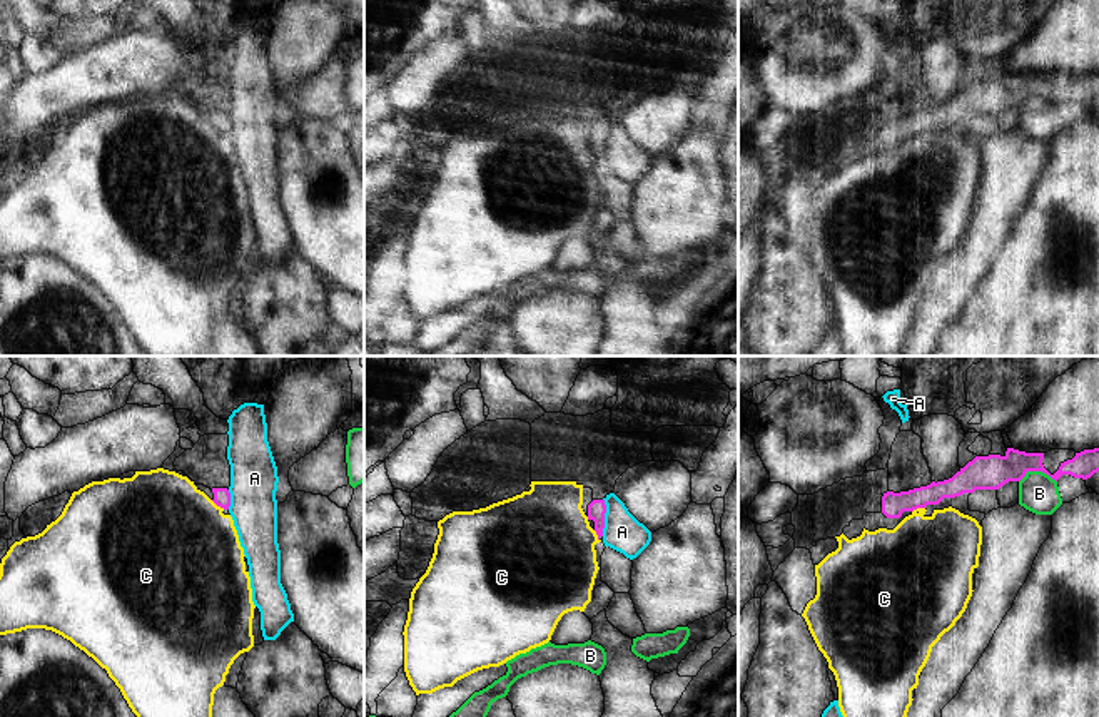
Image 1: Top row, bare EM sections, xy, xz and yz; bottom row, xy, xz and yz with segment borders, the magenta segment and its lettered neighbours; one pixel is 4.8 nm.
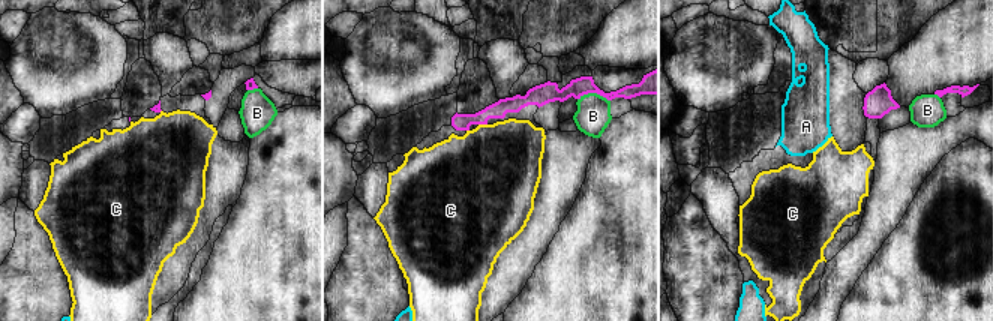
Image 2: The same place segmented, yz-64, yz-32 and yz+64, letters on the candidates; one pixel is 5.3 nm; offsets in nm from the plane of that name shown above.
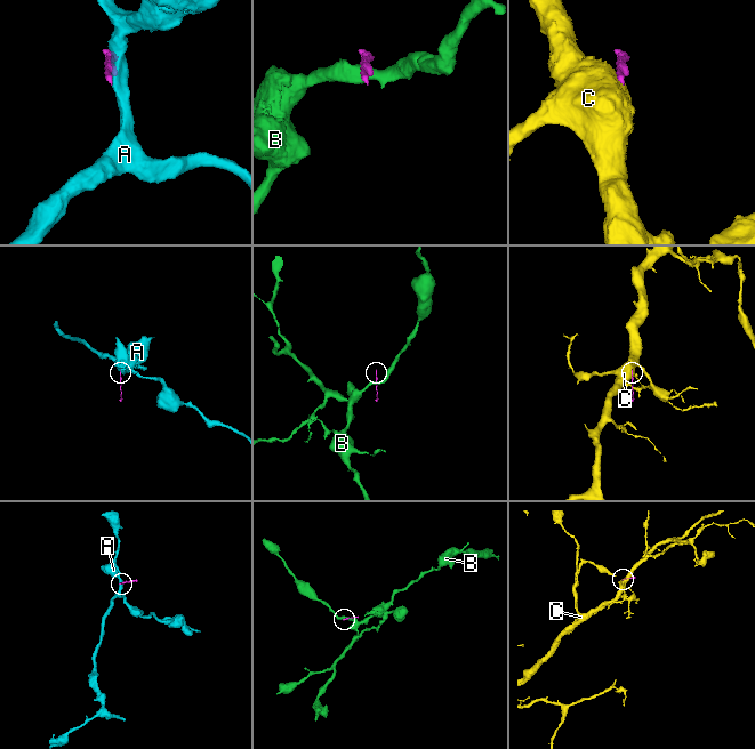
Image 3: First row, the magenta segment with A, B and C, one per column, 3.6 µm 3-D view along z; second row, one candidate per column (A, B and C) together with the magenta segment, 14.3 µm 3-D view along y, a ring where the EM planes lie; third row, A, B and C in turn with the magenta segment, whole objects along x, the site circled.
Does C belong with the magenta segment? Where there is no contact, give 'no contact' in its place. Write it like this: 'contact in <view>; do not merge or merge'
contact in xy; do not merge

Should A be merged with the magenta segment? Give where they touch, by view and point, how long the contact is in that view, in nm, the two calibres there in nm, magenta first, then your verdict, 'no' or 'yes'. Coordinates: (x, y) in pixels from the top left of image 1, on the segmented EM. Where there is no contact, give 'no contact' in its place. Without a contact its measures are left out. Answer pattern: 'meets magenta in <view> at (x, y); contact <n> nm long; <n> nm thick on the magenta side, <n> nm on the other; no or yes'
meets magenta in xz at (603, 517); contact 180 nm long; 90 nm thick on the magenta side, 180 nm on the other; no

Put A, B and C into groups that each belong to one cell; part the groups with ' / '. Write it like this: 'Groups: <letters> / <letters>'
Groups: A / B / C.

